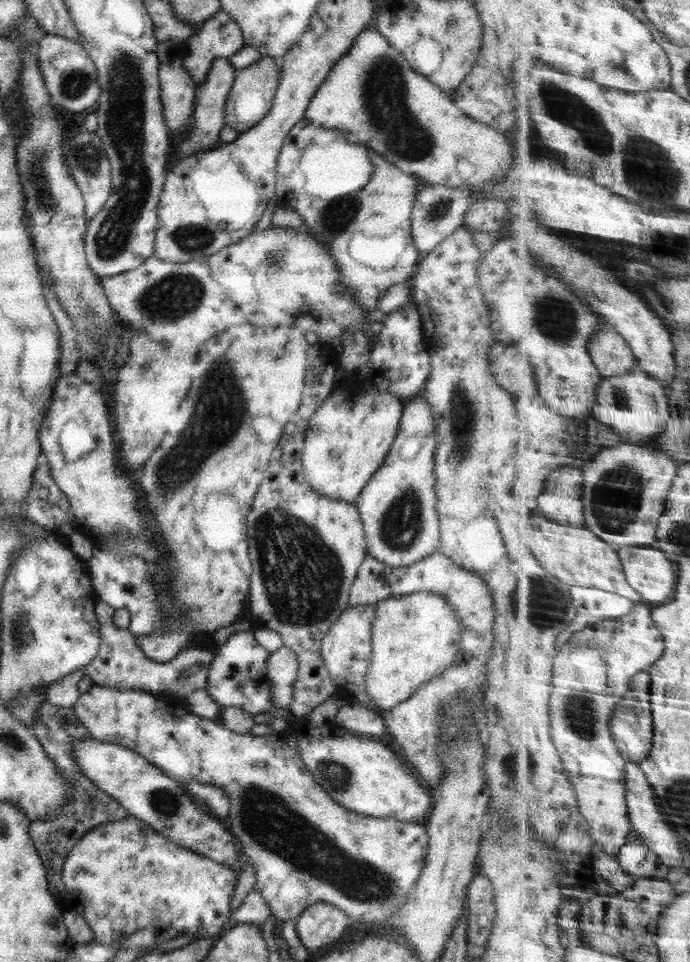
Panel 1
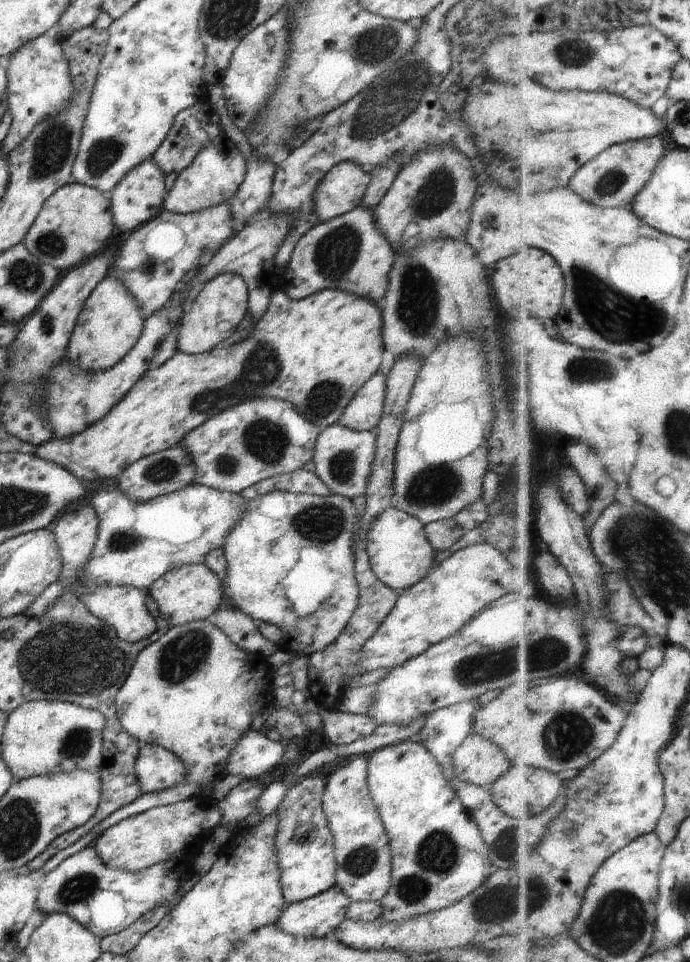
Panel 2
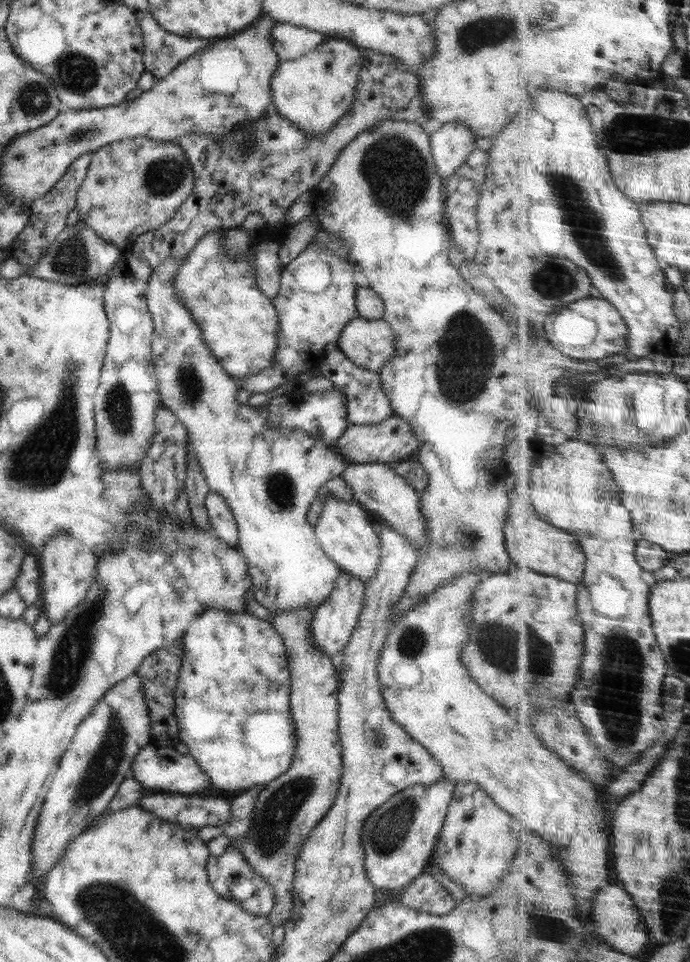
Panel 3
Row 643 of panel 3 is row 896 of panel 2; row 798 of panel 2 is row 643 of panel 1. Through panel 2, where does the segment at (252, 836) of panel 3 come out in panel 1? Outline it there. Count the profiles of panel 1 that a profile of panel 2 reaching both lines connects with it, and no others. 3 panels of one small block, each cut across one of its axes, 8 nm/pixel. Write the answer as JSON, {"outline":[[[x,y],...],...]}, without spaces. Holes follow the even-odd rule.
{"outline":[[[305,376],[305,388],[300,406],[291,422],[282,428],[282,436],[277,447],[272,451],[265,475],[260,480],[260,487],[246,517],[249,558],[253,568],[248,594],[250,614],[253,620],[260,623],[260,626],[275,630],[281,636],[283,645],[293,650],[297,656],[298,674],[293,686],[293,701],[289,710],[298,718],[308,718],[317,706],[337,692],[336,683],[331,679],[321,656],[322,639],[336,623],[342,611],[349,607],[352,581],[356,578],[362,561],[367,556],[364,527],[355,504],[318,495],[308,485],[301,463],[309,420],[321,402],[328,398],[331,389],[335,387],[334,377]]]}

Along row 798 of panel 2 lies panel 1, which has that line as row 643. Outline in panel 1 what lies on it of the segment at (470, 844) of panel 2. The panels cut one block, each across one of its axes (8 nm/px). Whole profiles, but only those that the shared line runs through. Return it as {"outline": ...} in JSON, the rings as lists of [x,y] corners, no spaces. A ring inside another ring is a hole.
{"outline":[[[419,592],[397,595],[375,604],[372,620],[372,654],[365,678],[374,708],[390,710],[408,700],[431,678],[442,674],[462,646],[455,610],[441,596]]]}

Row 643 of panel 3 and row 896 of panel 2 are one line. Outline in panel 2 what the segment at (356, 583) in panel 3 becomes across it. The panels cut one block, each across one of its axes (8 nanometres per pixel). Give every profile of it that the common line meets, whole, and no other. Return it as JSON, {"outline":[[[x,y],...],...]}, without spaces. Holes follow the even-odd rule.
{"outline":[[[334,885],[318,896],[290,903],[283,910],[276,926],[284,934],[302,936],[302,938],[324,938],[336,932],[346,917],[350,898]]]}

